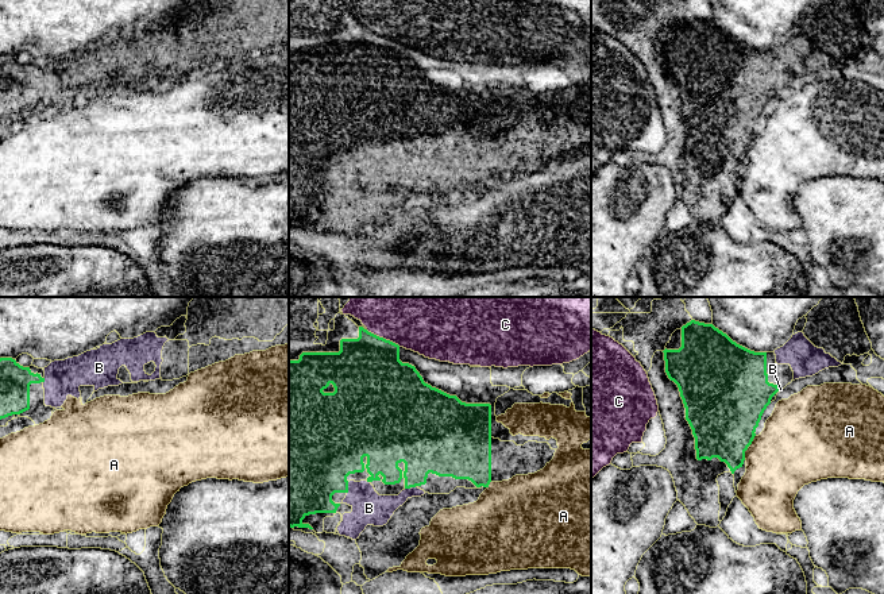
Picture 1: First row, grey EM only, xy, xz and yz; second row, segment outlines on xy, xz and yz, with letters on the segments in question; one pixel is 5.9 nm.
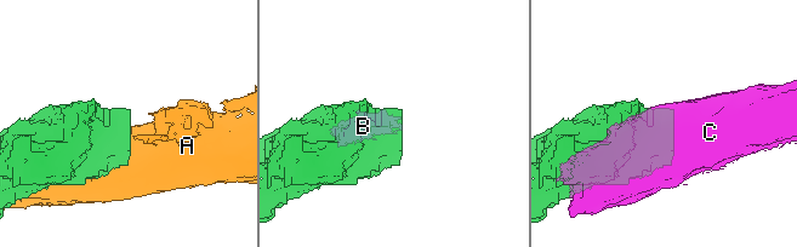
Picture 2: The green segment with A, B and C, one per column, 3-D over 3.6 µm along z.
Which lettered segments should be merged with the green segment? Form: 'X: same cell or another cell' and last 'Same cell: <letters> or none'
A: another cell
B: same cell
C: another cell
Same cell: B

